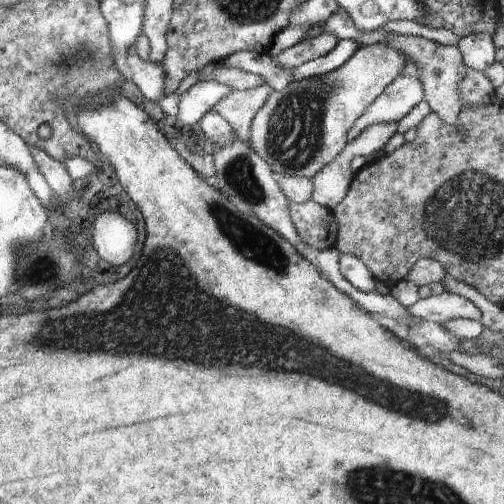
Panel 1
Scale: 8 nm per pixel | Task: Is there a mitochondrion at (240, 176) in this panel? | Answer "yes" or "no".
yes

